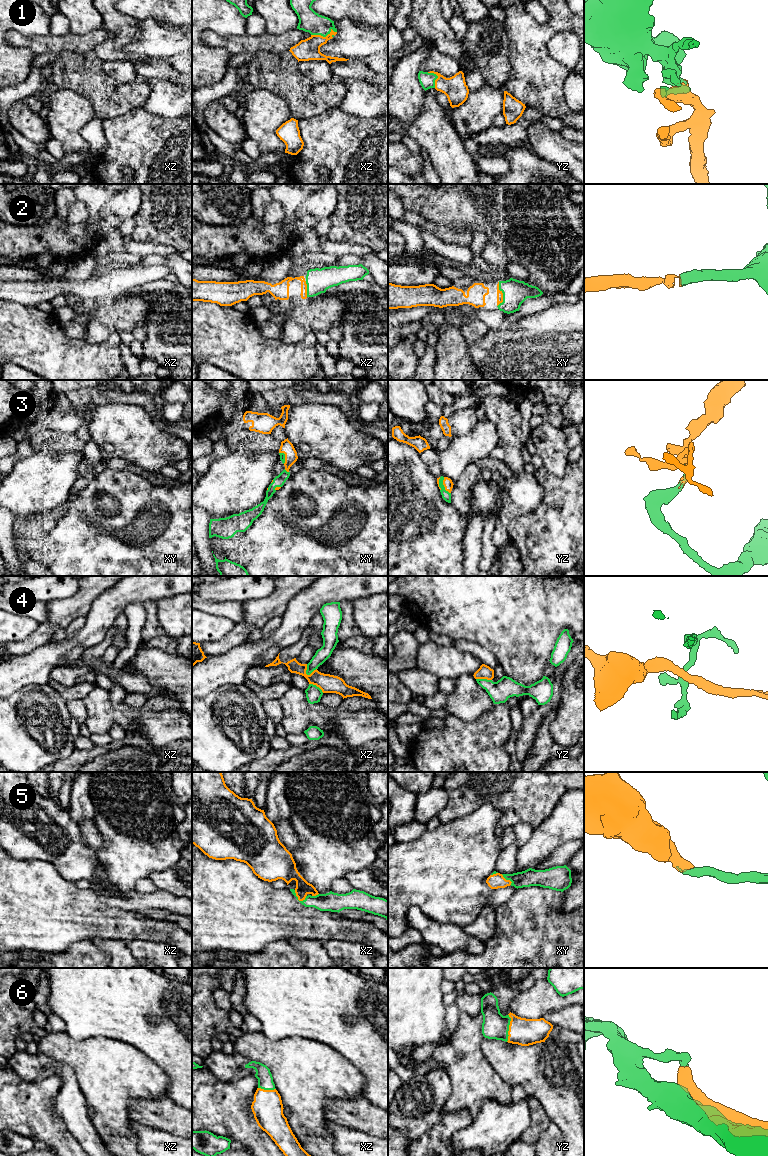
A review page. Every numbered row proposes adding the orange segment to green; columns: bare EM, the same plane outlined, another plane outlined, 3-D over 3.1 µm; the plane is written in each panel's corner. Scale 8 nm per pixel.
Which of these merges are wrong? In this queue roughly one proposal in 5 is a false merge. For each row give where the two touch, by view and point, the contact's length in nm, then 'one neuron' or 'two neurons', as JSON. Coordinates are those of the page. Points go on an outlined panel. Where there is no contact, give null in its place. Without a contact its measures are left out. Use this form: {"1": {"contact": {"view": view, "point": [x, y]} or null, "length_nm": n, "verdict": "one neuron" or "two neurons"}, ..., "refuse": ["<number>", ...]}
{"1": {"contact": {"view": "xz", "point": [323, 36]}, "length_nm": 220, "verdict": "one neuron"}, "2": {"contact": {"view": "xy", "point": [503, 294]}, "length_nm": 200, "verdict": "one neuron"}, "3": {"contact": {"view": "yz", "point": [443, 486]}, "length_nm": 150, "verdict": "one neuron"}, "4": {"contact": {"view": "xz", "point": [310, 673]}, "length_nm": 100, "verdict": "two neurons"}, "5": {"contact": {"view": "xz", "point": [297, 898]}, "length_nm": 120, "verdict": "one neuron"}, "6": {"contact": {"view": "yz", "point": [508, 1028]}, "length_nm": 220, "verdict": "one neuron"}, "refuse": ["4"]}

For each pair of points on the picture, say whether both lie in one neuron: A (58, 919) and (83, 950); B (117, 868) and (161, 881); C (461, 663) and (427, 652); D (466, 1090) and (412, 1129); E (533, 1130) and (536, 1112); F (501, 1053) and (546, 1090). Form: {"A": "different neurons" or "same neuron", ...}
{"A": "different neurons", "B": "different neurons", "C": "same neuron", "D": "different neurons", "E": "same neuron", "F": "same neuron"}

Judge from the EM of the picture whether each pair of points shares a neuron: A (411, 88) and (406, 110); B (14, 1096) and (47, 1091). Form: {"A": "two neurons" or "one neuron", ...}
{"A": "one neuron", "B": "one neuron"}

